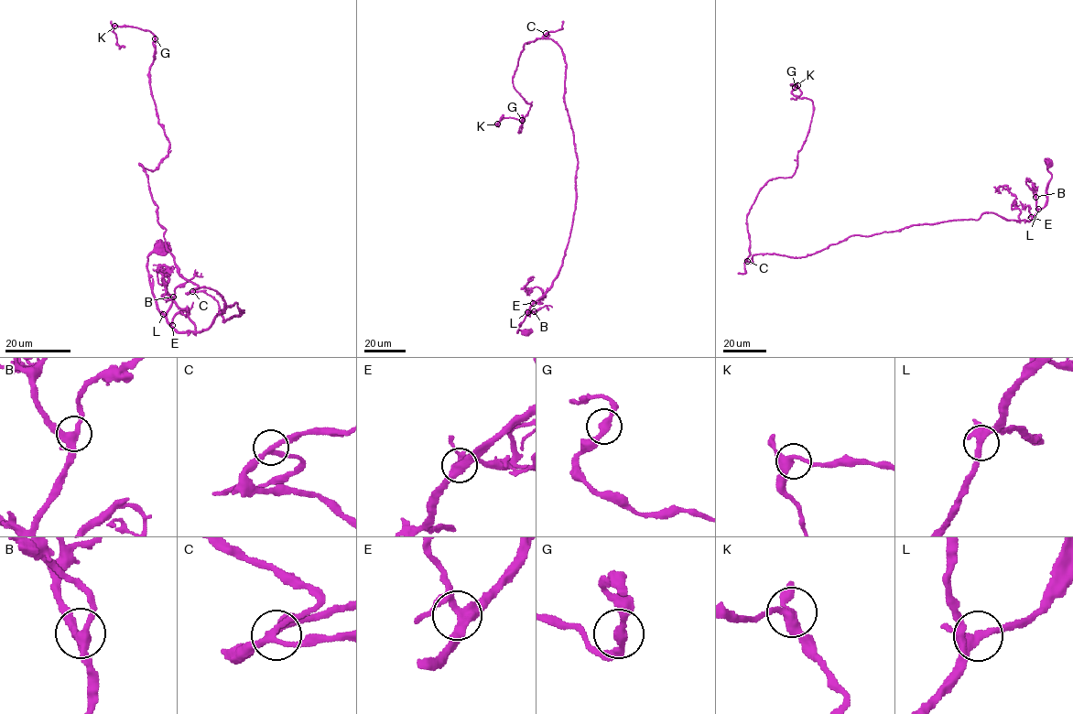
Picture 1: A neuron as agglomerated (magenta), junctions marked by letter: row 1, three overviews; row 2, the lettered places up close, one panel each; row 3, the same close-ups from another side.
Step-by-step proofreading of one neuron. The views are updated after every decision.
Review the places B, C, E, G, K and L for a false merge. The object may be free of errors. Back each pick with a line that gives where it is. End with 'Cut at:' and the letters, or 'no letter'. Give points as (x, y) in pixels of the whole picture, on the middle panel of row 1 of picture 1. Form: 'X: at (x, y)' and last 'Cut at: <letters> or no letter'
Cut at: no letter

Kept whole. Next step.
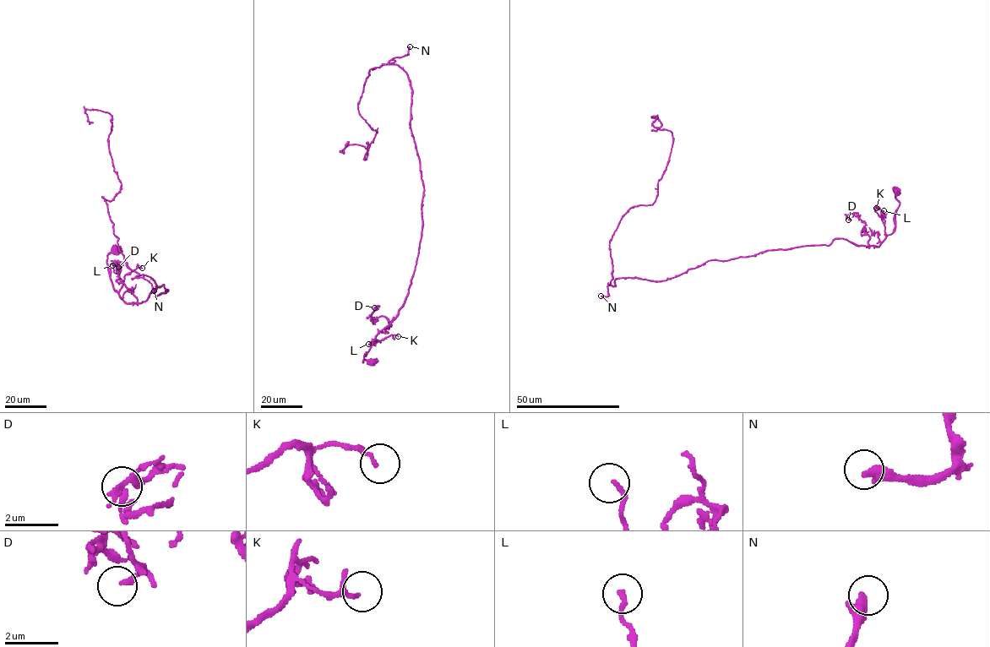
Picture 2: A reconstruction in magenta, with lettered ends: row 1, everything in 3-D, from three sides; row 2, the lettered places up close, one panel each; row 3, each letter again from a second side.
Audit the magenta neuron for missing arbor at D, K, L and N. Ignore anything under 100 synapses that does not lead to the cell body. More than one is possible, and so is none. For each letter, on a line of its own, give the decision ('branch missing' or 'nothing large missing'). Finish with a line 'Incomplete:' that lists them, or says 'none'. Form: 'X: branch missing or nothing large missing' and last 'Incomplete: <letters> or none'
D: nothing large missing
K: nothing large missing
L: nothing large missing
N: branch missing
Incomplete: N

